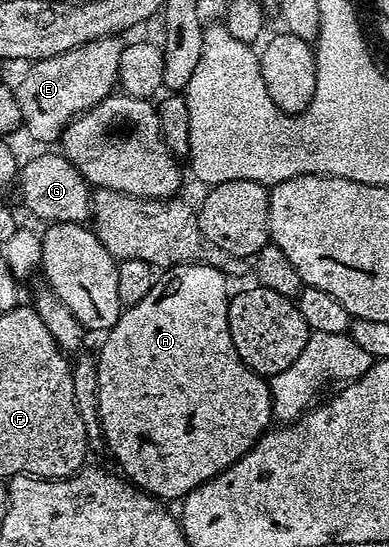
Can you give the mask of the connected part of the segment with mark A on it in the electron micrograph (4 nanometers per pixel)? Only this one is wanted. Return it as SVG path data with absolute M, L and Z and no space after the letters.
M182 263L176 267L166 268L166 270L156 278L153 289L149 289L149 293L145 293L145 298L141 301L137 301L137 305L133 305L132 307L119 312L117 325L113 325L111 330L106 332L104 339L107 340L104 341L103 348L101 348L100 351L97 351L97 362L99 365L99 423L103 426L103 441L106 450L111 450L112 457L119 462L120 469L118 468L118 470L122 472L130 482L134 483L136 487L140 487L141 490L146 491L148 495L154 495L155 498L160 501L171 501L167 499L175 499L175 501L182 500L184 495L187 495L193 489L197 489L205 481L217 477L225 469L229 469L229 465L233 465L242 457L242 455L249 453L251 446L253 446L255 442L268 431L273 423L273 416L271 414L270 382L268 382L264 376L258 375L253 369L249 369L249 365L245 365L245 361L241 361L241 357L233 345L233 337L229 333L229 313L227 312L229 290L227 291L227 283L229 283L228 276L224 275L222 271L218 271L217 268L209 266L208 263Z

